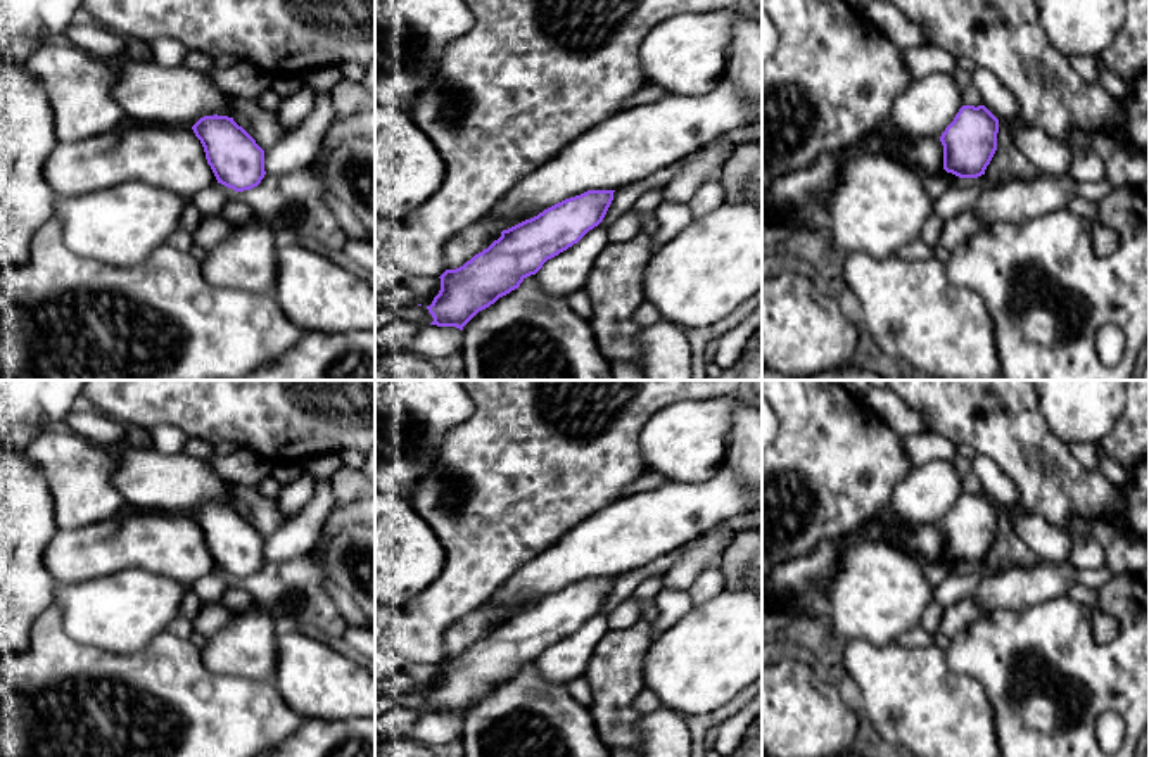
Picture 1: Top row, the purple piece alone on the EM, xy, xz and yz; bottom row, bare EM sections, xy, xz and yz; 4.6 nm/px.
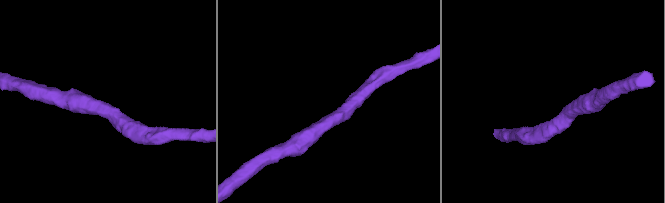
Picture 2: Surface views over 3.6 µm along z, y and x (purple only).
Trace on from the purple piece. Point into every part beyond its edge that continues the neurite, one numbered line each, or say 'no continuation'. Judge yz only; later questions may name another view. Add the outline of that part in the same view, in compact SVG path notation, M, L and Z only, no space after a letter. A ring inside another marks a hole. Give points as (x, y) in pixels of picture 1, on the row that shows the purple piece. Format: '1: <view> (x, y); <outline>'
1: yz (928, 104); M952 74L914 78L892 104L890 121L905 137L940 138L962 107L962 88Z

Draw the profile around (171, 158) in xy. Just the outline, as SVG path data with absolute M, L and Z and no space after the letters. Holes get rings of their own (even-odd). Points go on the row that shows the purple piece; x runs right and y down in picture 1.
M126 123L121 128L57 143L45 162L57 199L138 181L192 197L218 183L192 126Z

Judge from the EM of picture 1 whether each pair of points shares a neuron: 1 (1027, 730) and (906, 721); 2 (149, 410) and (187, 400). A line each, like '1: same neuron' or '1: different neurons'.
1: different neurons
2: same neuron

